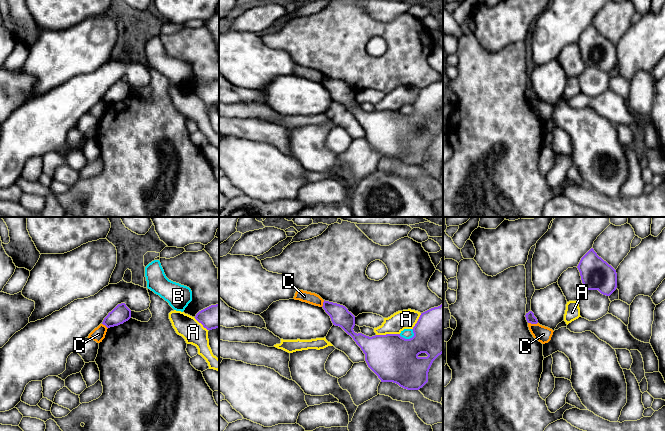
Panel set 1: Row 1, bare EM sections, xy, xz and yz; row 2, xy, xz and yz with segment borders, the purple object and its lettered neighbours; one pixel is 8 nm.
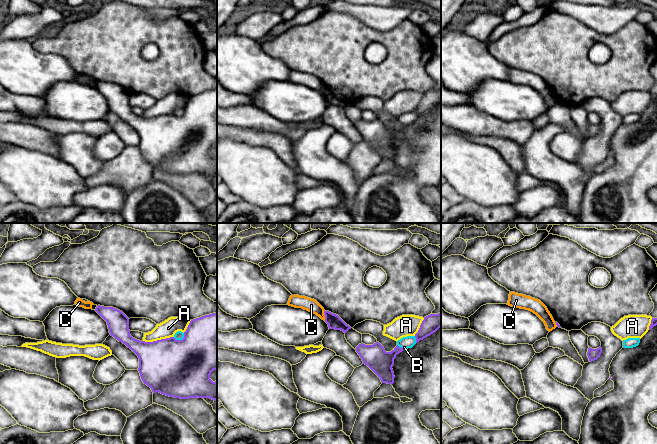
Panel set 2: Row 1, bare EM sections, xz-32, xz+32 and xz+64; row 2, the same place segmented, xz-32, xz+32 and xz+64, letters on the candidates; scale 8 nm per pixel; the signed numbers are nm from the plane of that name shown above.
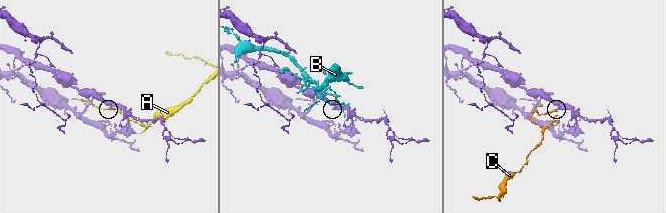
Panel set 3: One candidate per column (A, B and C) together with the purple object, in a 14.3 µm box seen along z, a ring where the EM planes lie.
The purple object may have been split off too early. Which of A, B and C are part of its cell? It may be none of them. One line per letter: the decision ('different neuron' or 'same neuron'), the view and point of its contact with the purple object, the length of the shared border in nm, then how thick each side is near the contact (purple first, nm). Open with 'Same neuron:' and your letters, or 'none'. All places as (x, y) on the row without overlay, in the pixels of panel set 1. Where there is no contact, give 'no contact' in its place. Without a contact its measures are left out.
Same neuron: none
A: different neuron; contact xz (387, 110); length 190 nm; calibres 380 and 160 nm
B: different neuron; contact xz (407, 115); length 130 nm; calibres 380 and 80 nm
C: different neuron; contact yz (533, 99); length 80 nm; calibres 70 and 130 nm

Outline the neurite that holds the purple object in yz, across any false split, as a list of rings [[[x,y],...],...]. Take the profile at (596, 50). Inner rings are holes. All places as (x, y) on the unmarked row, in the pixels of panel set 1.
[[[591,24],[577,42],[583,61],[587,66],[598,66],[610,72],[617,64],[616,46]]]

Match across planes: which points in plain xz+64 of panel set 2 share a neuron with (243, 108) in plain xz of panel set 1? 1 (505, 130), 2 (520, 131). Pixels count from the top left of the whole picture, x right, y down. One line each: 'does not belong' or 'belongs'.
1: belongs
2: belongs

